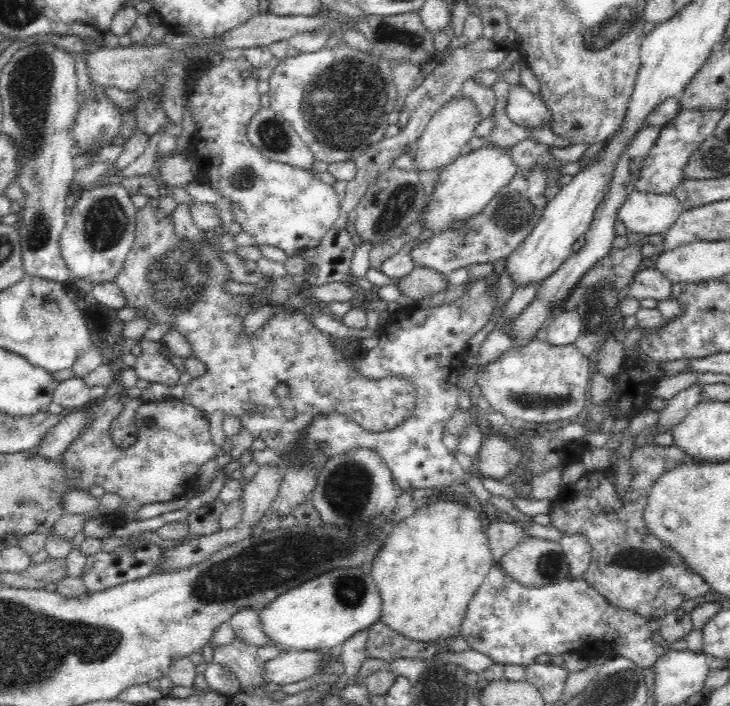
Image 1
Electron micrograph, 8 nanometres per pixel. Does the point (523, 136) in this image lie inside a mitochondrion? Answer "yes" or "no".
no

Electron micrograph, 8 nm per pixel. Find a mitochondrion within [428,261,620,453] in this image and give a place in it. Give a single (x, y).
(530, 401)

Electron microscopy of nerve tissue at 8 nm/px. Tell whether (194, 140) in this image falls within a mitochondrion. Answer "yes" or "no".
no

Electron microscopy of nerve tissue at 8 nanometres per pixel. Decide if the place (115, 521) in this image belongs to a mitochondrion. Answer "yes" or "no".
no

